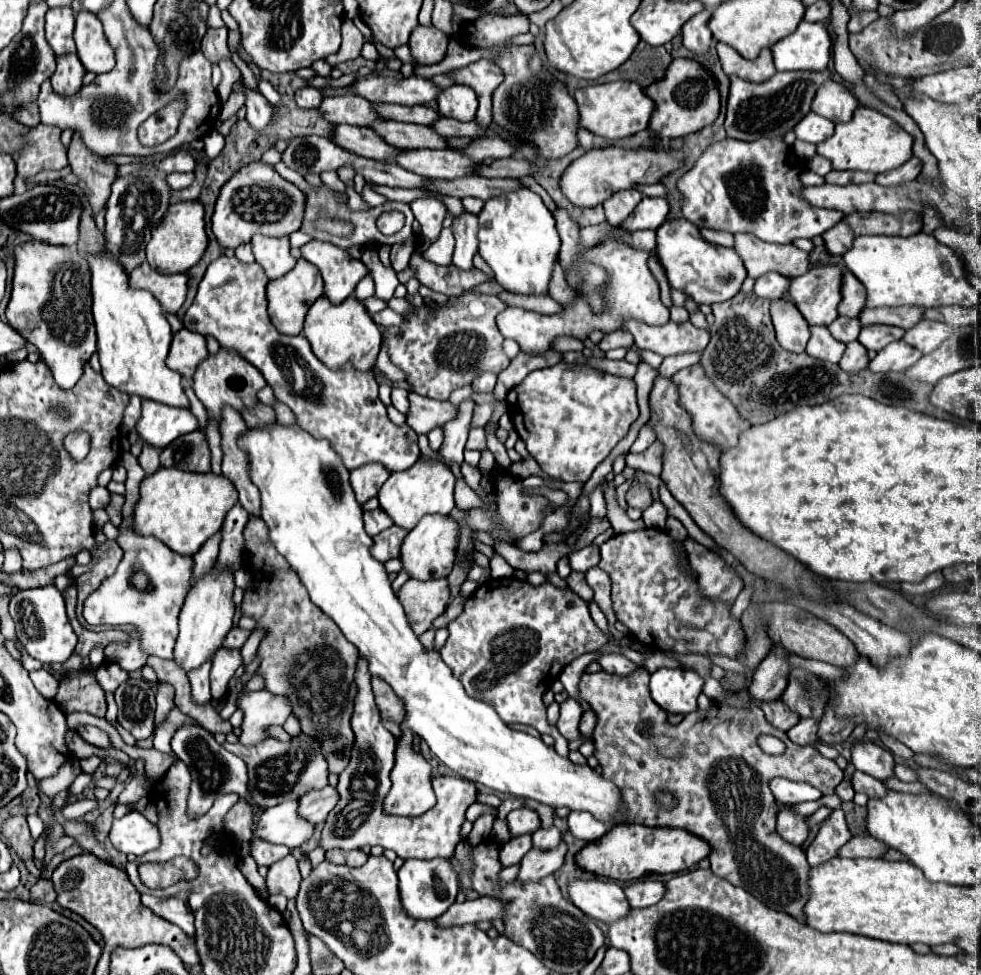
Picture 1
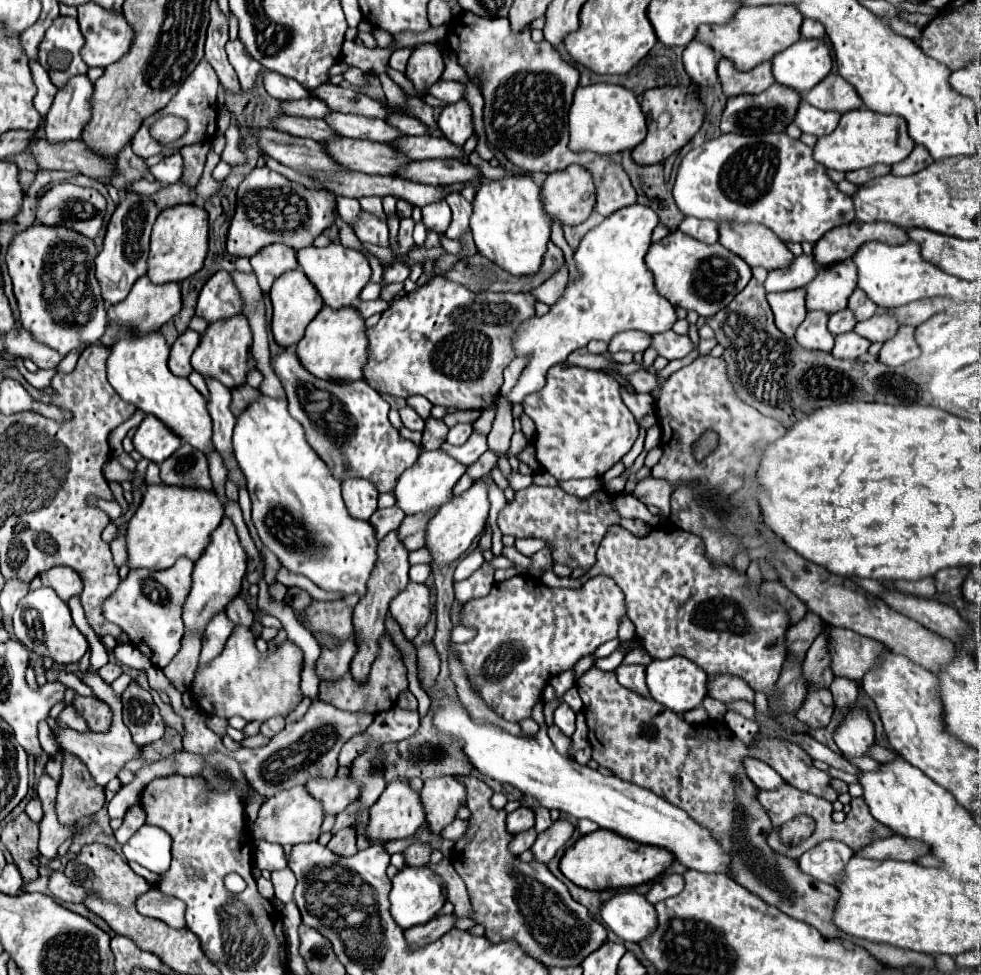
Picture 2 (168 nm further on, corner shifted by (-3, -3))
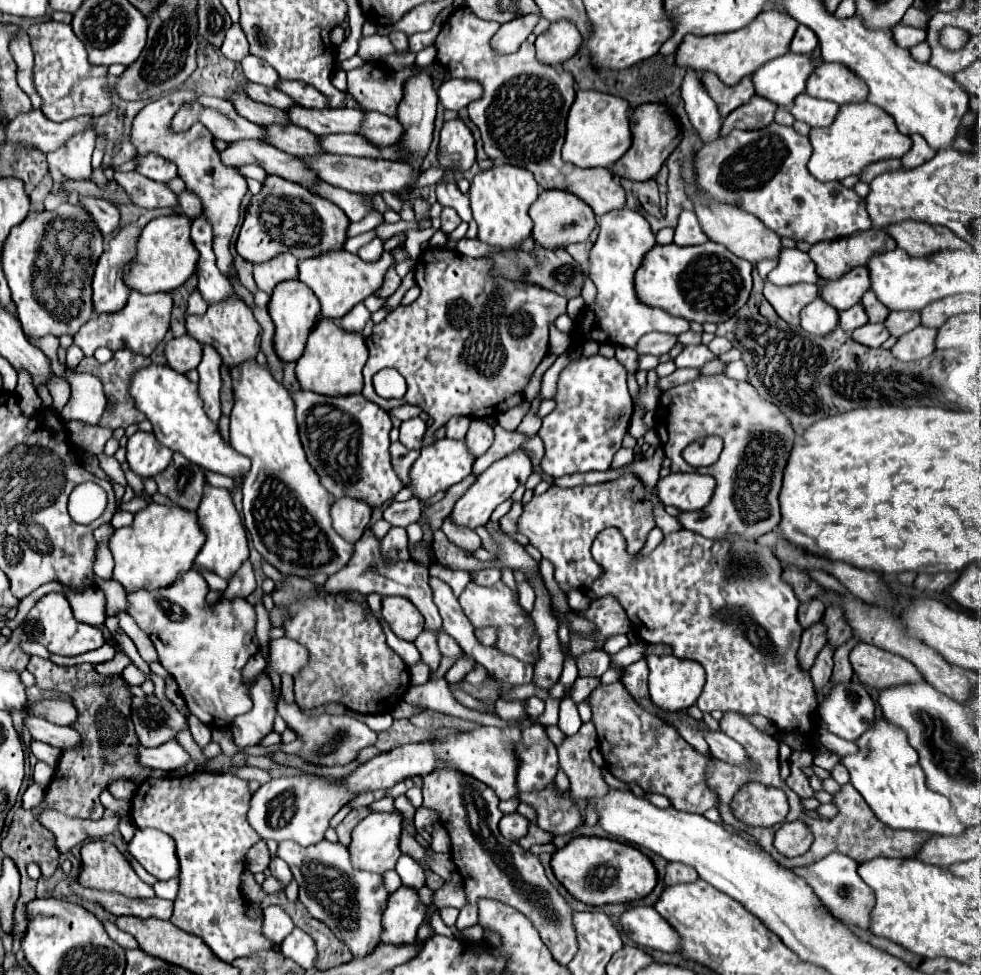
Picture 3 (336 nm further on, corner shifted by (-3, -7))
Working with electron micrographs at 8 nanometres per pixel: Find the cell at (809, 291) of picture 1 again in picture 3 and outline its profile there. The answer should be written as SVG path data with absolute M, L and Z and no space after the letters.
M856 266L854 270L846 272L842 278L836 280L826 280L826 284L820 290L820 298L836 308L838 312L852 308L854 304L860 302L862 294L870 288L868 280L868 268L866 266Z

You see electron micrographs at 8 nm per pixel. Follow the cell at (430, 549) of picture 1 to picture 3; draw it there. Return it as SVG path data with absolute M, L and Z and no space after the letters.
M518 450L514 454L508 454L502 460L494 462L482 476L478 476L478 480L454 504L454 510L450 514L452 524L456 524L460 528L472 528L472 530L476 530L480 526L486 526L494 508L498 504L502 504L504 500L508 500L512 496L512 492L518 488L518 484L526 482L530 474L532 474L532 462L530 462L530 458L524 450Z

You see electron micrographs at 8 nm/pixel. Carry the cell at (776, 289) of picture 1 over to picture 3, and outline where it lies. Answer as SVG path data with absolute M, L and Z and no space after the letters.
M792 248L792 250L782 250L778 266L768 274L766 280L772 282L774 286L792 286L800 282L816 284L818 274L808 254L798 248Z

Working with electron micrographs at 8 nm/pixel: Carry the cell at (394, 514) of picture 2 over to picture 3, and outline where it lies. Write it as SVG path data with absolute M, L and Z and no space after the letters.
M410 498L406 502L392 502L384 510L384 520L390 522L390 526L406 528L412 522L418 522L420 512L422 512L422 504L416 498Z

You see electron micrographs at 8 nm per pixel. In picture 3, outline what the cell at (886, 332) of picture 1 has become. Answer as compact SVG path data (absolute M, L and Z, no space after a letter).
M890 312L884 326L890 332L890 336L902 336L906 332L910 332L912 328L916 328L920 324L918 320L918 312Z

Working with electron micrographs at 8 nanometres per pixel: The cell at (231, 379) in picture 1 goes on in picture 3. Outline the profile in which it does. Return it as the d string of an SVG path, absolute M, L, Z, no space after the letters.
M230 298L220 304L212 304L204 316L188 316L186 328L192 338L196 338L200 344L214 346L214 350L220 354L222 364L226 368L240 366L254 358L260 352L260 324L256 322L252 310L240 300Z

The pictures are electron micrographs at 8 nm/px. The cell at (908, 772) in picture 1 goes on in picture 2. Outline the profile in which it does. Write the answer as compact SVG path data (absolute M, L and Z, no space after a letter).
M864 756L864 758L848 758L848 762L854 764L856 768L862 768L862 770L878 770L880 768L880 764L876 760L868 758L868 756Z

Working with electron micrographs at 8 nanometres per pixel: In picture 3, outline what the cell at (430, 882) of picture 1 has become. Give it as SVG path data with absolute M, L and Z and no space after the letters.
M400 886L390 894L388 906L382 916L382 942L384 944L412 944L416 932L428 914L428 906L420 900L416 888Z

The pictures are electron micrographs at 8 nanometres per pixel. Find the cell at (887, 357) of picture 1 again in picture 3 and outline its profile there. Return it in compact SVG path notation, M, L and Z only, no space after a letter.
M916 326L914 330L910 330L898 338L898 342L890 348L890 352L894 358L898 358L902 362L926 358L934 352L934 336L936 336L934 328Z

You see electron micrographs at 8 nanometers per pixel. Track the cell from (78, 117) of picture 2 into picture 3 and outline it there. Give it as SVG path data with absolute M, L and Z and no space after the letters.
M86 128L78 134L74 134L74 138L66 140L66 144L62 144L62 148L50 152L48 166L56 168L66 178L88 180L92 174L90 160L92 160L94 144L96 144L96 132L94 132L94 128Z

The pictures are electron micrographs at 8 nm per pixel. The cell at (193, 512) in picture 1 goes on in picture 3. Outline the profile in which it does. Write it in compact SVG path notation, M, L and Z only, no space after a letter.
M148 504L144 510L136 512L132 526L120 528L110 540L110 550L114 554L114 574L126 592L132 590L156 590L172 584L180 572L194 566L194 558L204 546L204 532L200 528L196 512L182 510L180 506Z

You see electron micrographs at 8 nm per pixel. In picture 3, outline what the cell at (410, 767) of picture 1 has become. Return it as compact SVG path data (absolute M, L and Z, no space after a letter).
M374 812L368 814L354 830L352 830L352 842L350 842L350 858L352 866L368 872L380 872L392 870L396 866L396 860L400 858L400 834L402 834L402 816L400 812Z

